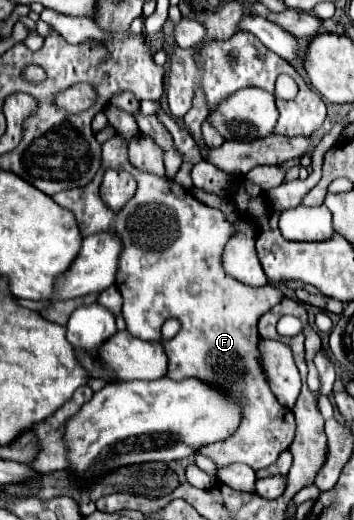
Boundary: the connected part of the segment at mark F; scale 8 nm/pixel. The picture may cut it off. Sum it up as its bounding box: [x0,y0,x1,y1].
[52,134,296,470]

